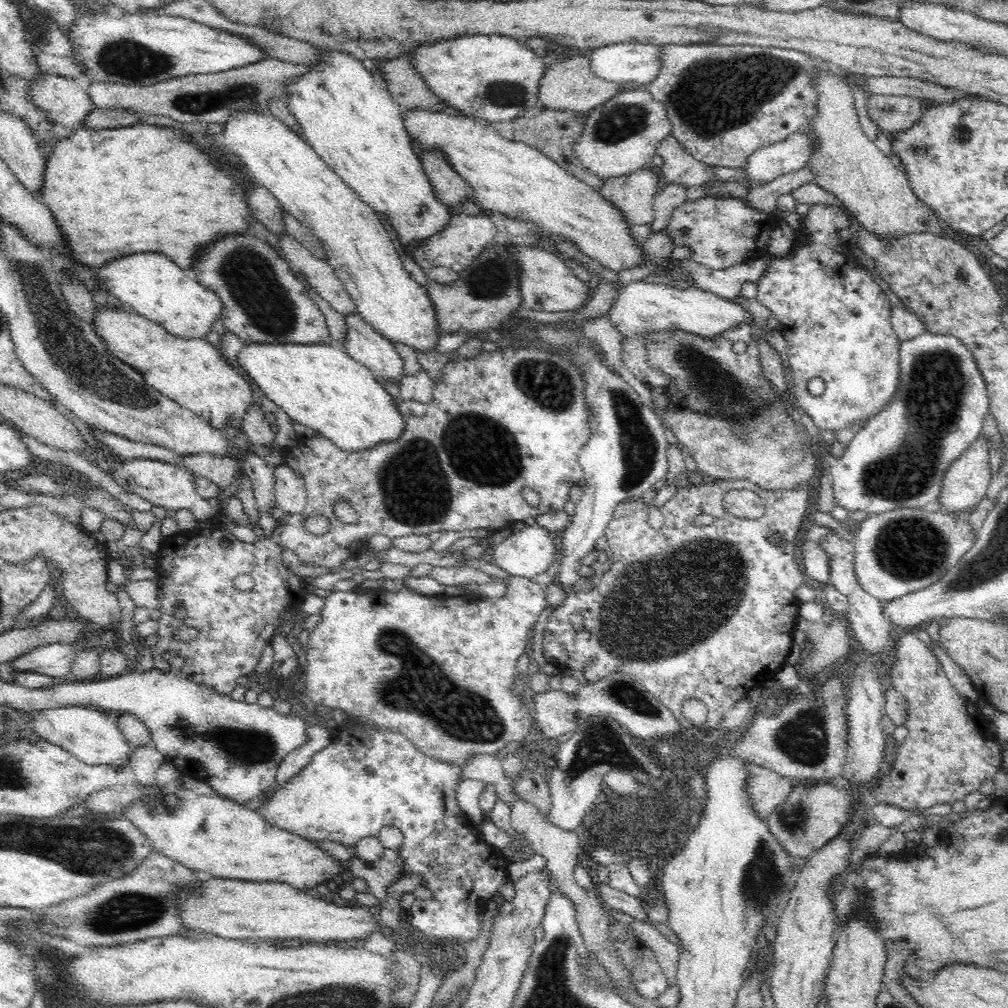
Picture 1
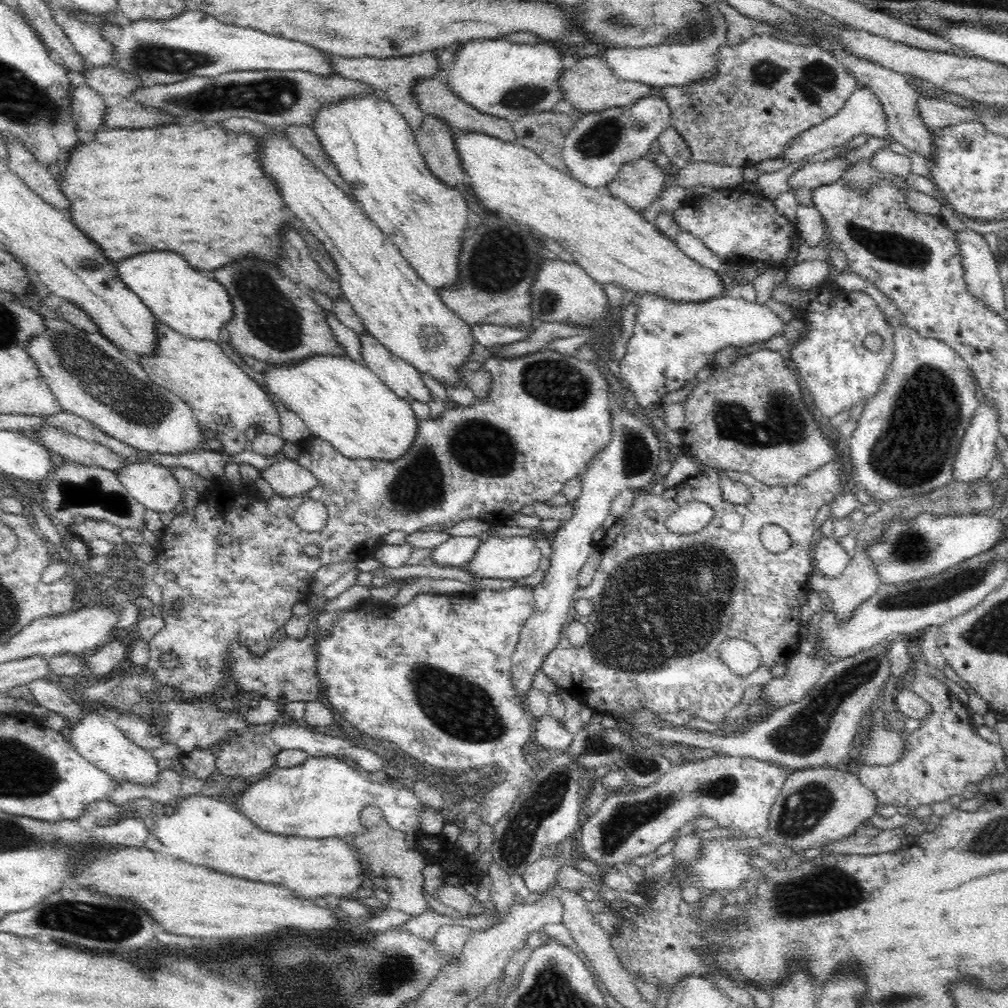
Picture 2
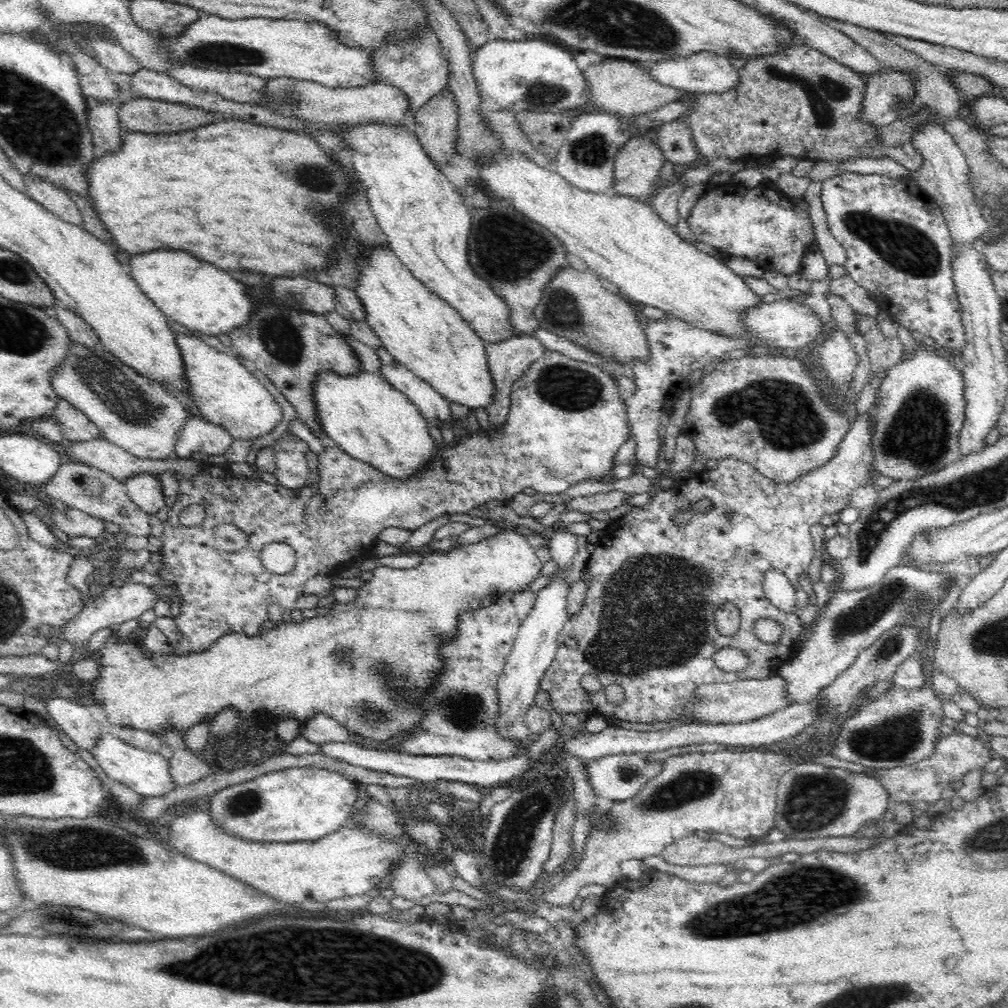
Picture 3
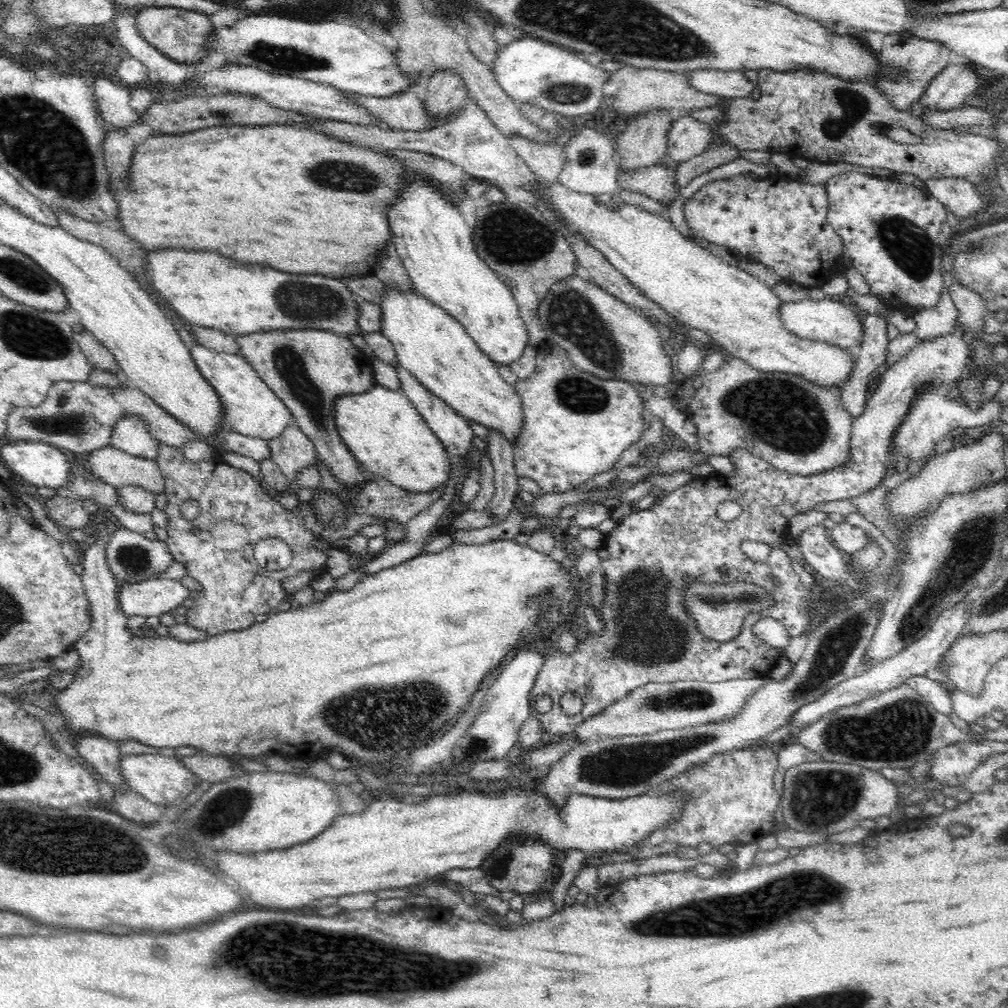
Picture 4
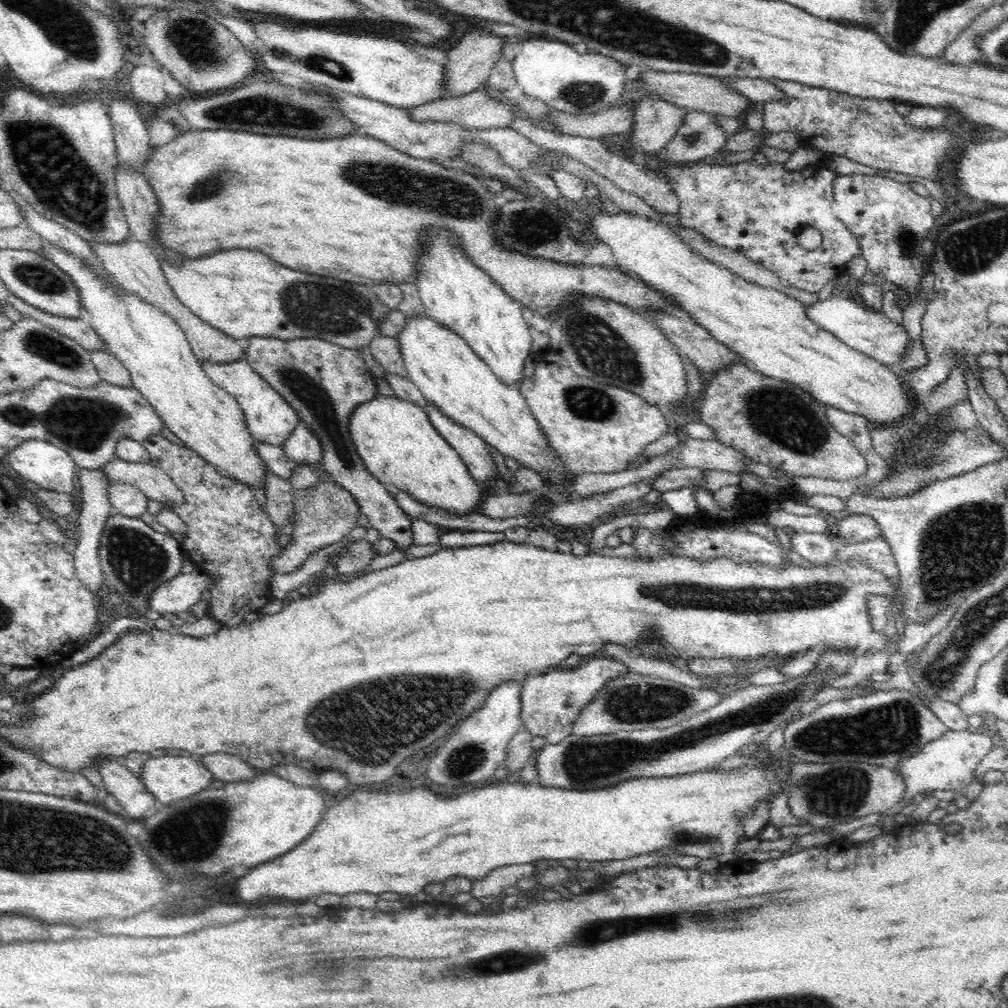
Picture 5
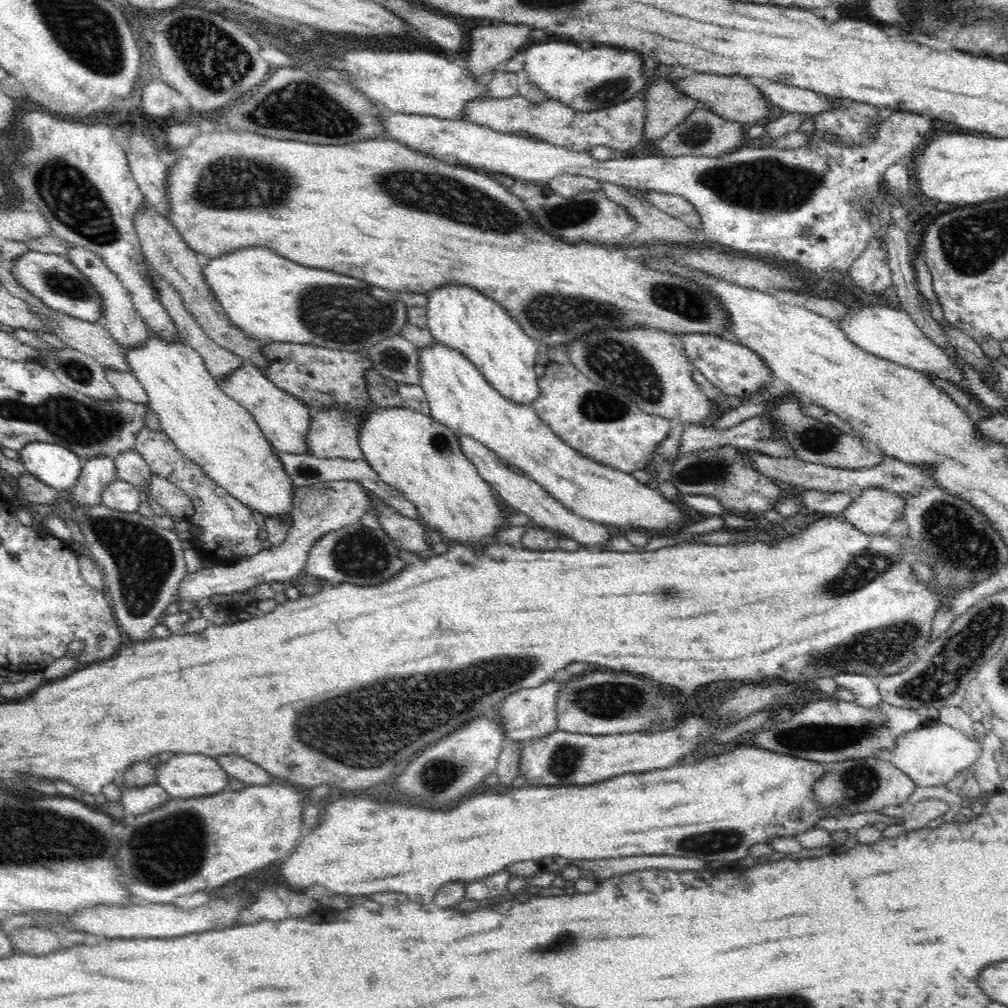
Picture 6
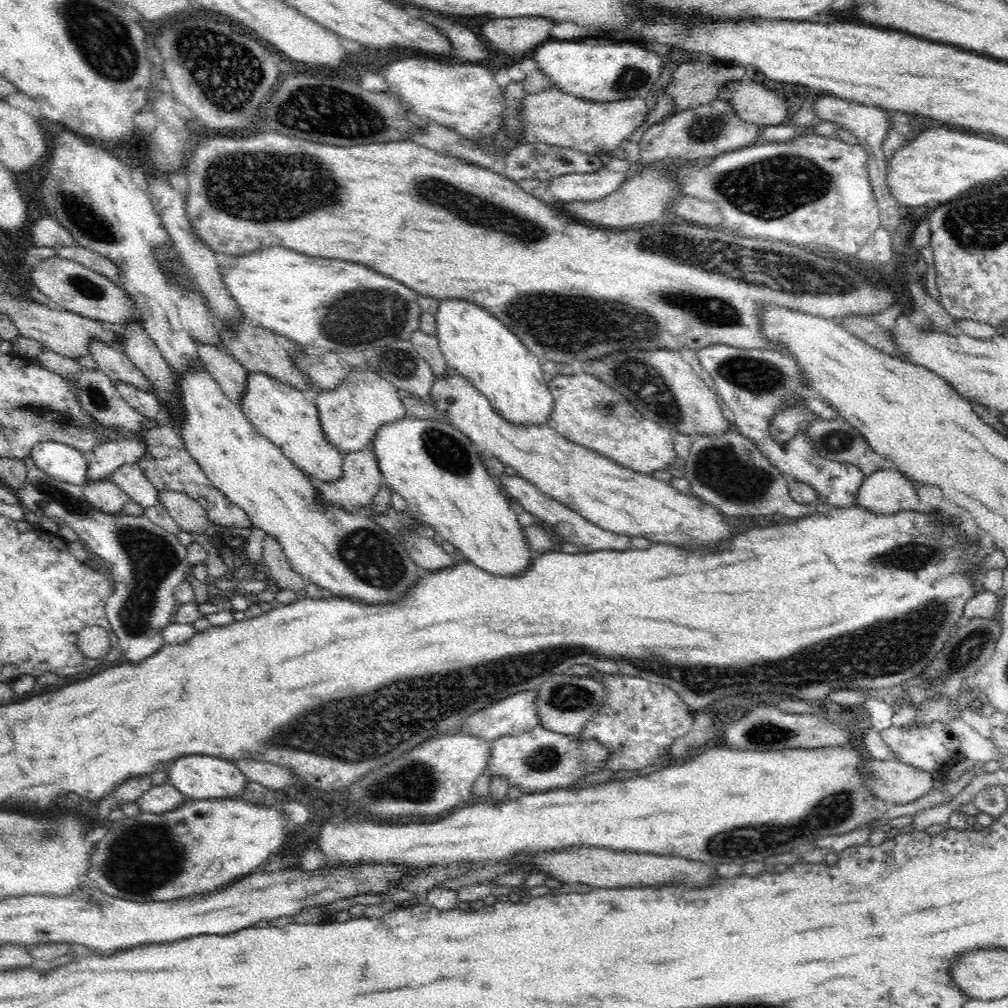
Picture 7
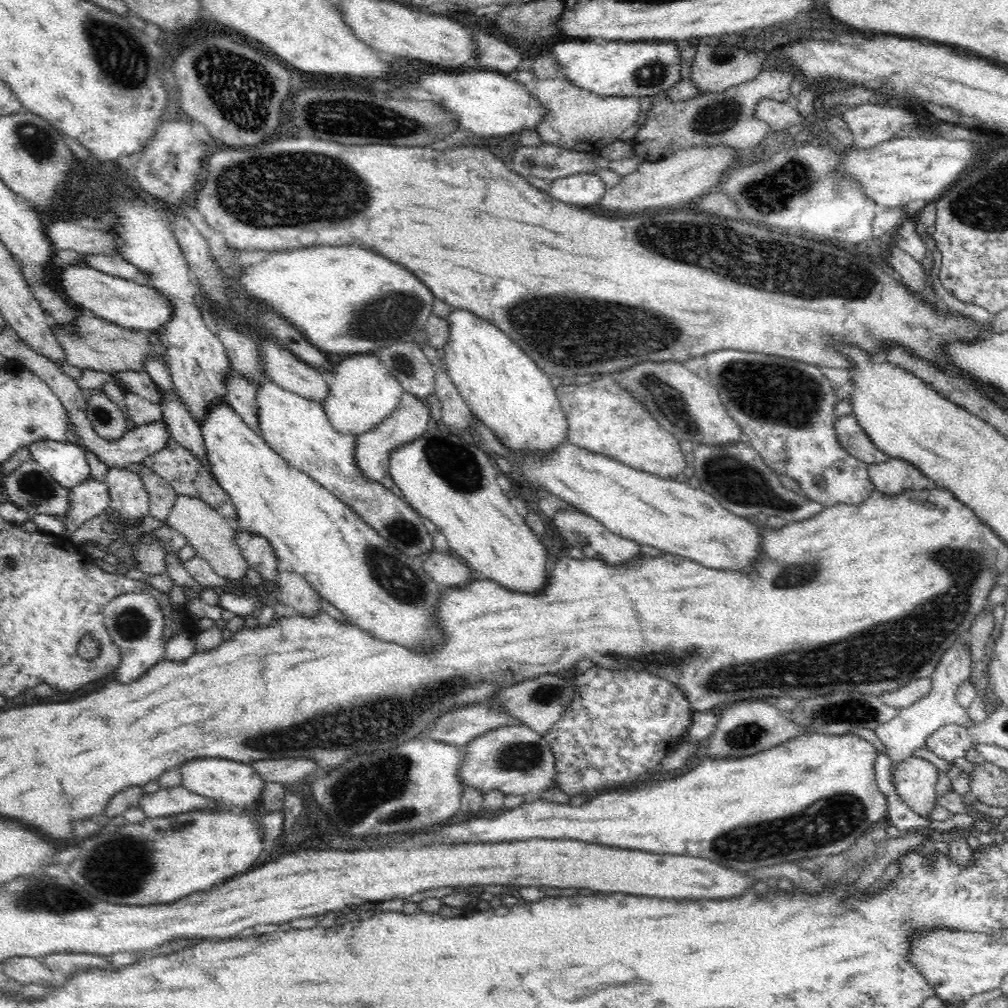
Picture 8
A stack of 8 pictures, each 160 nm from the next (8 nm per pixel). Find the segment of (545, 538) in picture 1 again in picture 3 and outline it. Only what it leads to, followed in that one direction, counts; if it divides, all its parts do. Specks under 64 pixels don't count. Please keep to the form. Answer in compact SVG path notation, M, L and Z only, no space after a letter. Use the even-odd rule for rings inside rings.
M500 531L496 536L485 538L481 540L473 540L468 542L468 546L454 547L447 553L440 552L426 552L423 556L422 562L415 568L408 569L398 569L391 568L388 566L377 565L373 569L373 577L366 582L363 587L358 589L358 597L354 600L354 603L342 604L336 602L332 608L330 608L331 613L327 616L317 615L315 618L305 619L302 622L294 622L290 619L284 618L279 621L278 628L276 630L266 630L264 636L256 636L252 638L244 634L231 633L226 634L224 637L221 637L215 644L206 652L190 652L190 654L171 654L166 655L166 660L156 666L150 658L146 658L148 653L142 647L139 641L136 641L134 638L126 640L124 643L118 641L116 637L116 632L118 632L118 626L110 628L113 630L113 635L105 642L105 645L98 650L97 656L101 660L101 672L99 678L94 680L91 685L94 686L93 689L93 698L94 700L99 700L103 705L103 708L107 712L107 718L112 725L124 725L132 727L133 729L138 730L147 730L147 732L152 732L157 736L161 736L166 732L165 728L170 725L179 730L179 732L184 733L189 728L192 728L197 722L203 721L208 718L214 718L222 708L226 706L234 706L236 710L242 712L242 718L246 720L248 716L250 718L258 718L260 720L266 720L266 722L272 722L277 724L284 716L289 716L290 718L295 718L299 721L299 724L309 721L309 718L316 713L324 712L328 716L336 719L342 726L348 728L349 733L353 738L361 739L364 743L364 740L372 738L372 740L388 740L392 736L398 736L398 734L408 734L410 726L412 730L416 730L416 722L420 720L420 712L410 706L410 704L402 704L394 698L394 694L390 694L384 686L384 678L382 674L378 674L378 666L380 664L388 664L388 668L392 670L392 684L394 686L408 686L410 692L414 692L414 696L420 694L420 690L426 690L426 686L432 684L436 672L442 668L442 662L444 657L439 653L439 647L442 646L440 642L450 642L452 638L456 638L458 634L458 621L460 621L460 614L464 612L474 612L474 610L480 610L480 608L486 608L493 600L500 598L500 595L504 593L517 593L523 591L527 588L527 585L536 580L540 574L540 569L542 568L543 562L538 558L536 554L536 549L533 548L528 543L528 538L514 531ZM334 650L348 650L350 656L348 656L348 662L342 662L338 664L336 658L334 658Z

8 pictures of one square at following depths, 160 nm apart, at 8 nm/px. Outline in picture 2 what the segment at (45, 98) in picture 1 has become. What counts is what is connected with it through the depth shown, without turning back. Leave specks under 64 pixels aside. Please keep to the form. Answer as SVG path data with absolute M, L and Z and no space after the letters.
M77 83L71 90L71 114L78 131L96 133L105 129L106 104L93 88Z

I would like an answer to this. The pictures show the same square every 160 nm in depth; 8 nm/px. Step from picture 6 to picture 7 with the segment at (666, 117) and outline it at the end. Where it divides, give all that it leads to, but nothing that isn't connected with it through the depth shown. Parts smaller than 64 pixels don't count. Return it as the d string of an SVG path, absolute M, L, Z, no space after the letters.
M690 59L687 63L678 64L672 73L670 83L665 87L665 93L673 98L675 112L680 112L680 110L688 110L688 108L712 102L712 100L720 97L721 90L727 82L743 79L744 76L746 76L746 70L732 62Z

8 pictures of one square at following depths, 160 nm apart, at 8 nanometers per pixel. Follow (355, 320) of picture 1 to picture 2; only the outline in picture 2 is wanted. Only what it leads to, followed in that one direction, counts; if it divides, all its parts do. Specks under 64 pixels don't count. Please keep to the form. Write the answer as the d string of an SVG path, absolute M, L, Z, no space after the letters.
M368 332L360 333L359 339L365 365L376 373L392 392L404 400L427 404L432 400L430 390L424 385L414 366L398 358Z

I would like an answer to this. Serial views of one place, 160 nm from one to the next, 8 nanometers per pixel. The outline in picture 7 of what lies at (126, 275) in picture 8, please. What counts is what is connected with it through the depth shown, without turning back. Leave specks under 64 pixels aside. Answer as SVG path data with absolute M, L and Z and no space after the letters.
M57 246L54 247L59 258L78 262L86 268L101 274L114 283L119 282L120 269L114 265L112 260L105 258L103 255L97 254L88 248L76 246Z

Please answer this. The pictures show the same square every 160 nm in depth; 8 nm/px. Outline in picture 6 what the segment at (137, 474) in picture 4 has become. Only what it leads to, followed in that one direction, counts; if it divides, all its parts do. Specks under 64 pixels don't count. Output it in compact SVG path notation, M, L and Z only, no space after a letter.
M152 473L145 494L174 518L187 520L194 514L192 499L180 487L158 474Z

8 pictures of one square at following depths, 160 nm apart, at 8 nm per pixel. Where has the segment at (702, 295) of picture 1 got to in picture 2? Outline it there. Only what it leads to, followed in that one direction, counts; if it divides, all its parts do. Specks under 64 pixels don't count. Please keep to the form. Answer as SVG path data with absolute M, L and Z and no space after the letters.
M646 293L644 296L640 297L636 295L636 303L638 304L638 312L636 314L635 326L633 329L633 334L626 344L626 353L623 358L619 361L619 366L621 368L621 376L628 381L631 394L629 395L629 401L636 402L644 410L644 415L646 415L646 407L651 407L655 404L660 404L662 402L662 397L674 390L678 390L691 381L697 376L698 372L704 368L715 354L728 348L728 347L740 347L745 348L750 346L755 342L766 342L772 338L774 335L783 334L785 329L785 324L780 321L780 318L771 311L766 305L762 305L757 301L749 302L743 299L737 294L731 294L730 296L720 295L719 297L712 297L706 299L705 301L692 302L692 301L672 301L672 299L664 299L658 295L652 293Z

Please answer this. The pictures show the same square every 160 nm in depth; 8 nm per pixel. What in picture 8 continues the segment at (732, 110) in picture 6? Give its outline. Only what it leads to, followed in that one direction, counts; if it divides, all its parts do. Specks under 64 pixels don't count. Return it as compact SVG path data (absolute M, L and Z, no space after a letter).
M763 98L756 107L756 118L769 124L771 131L782 132L782 130L789 129L797 124L804 124L805 118L802 118L801 114L795 103L786 101L777 101L774 99Z

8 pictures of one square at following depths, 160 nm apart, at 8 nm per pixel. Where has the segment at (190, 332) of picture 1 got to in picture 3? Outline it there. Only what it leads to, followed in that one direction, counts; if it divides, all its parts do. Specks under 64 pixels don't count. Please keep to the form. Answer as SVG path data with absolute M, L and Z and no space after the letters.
M156 250L132 256L126 265L140 290L173 322L208 335L228 333L251 316L252 302L230 274L200 262L184 250Z

